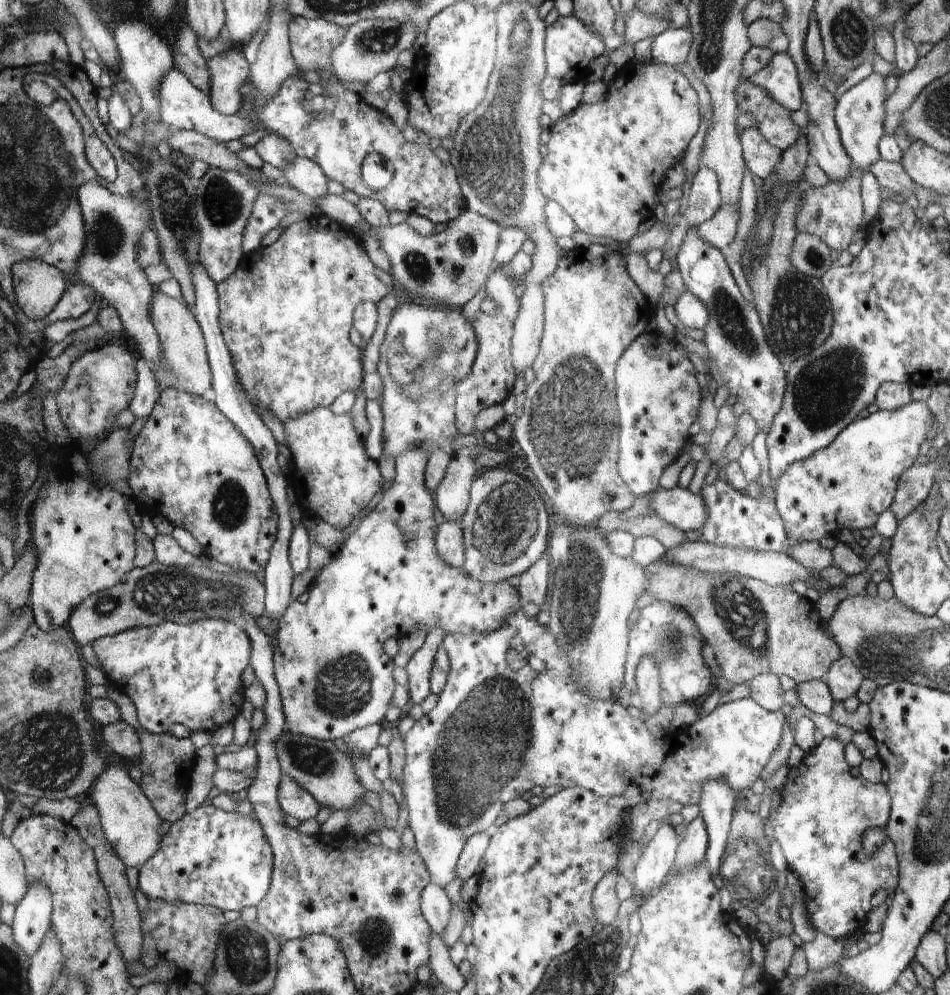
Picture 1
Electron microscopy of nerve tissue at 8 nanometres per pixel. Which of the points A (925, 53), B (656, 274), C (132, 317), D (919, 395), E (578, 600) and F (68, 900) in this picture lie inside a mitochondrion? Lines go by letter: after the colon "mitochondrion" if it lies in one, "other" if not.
A: other
B: other
C: other
D: other
E: mitochondrion
F: other

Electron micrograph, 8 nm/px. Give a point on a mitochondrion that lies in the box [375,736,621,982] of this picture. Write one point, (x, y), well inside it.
(532, 915)

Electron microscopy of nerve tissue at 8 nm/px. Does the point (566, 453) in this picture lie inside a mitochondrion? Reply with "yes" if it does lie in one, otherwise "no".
yes

